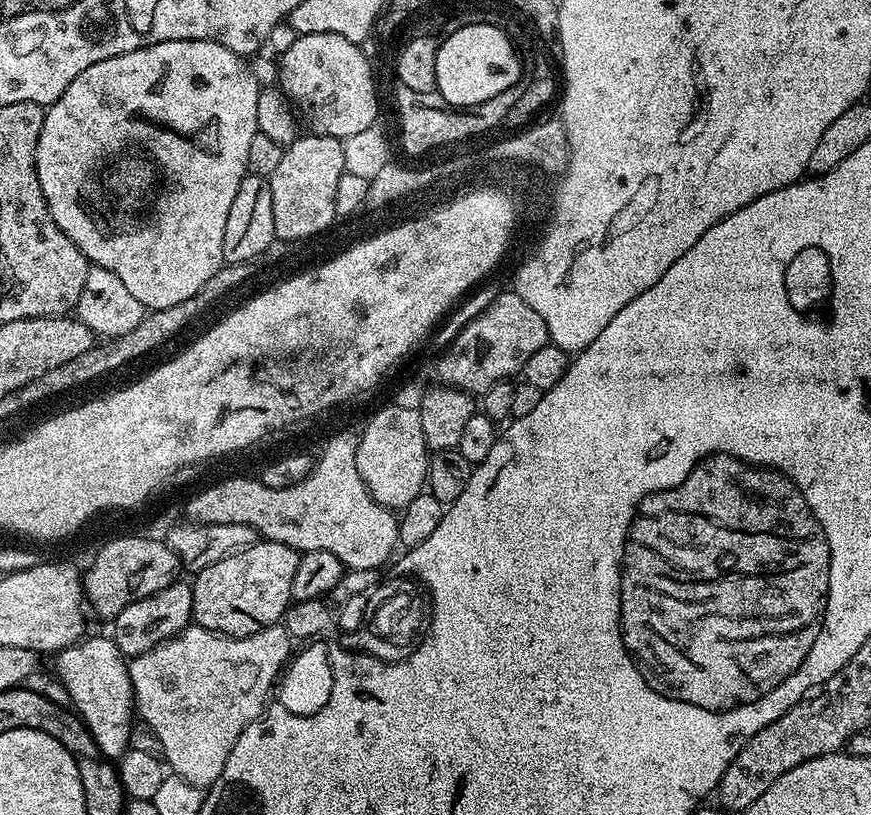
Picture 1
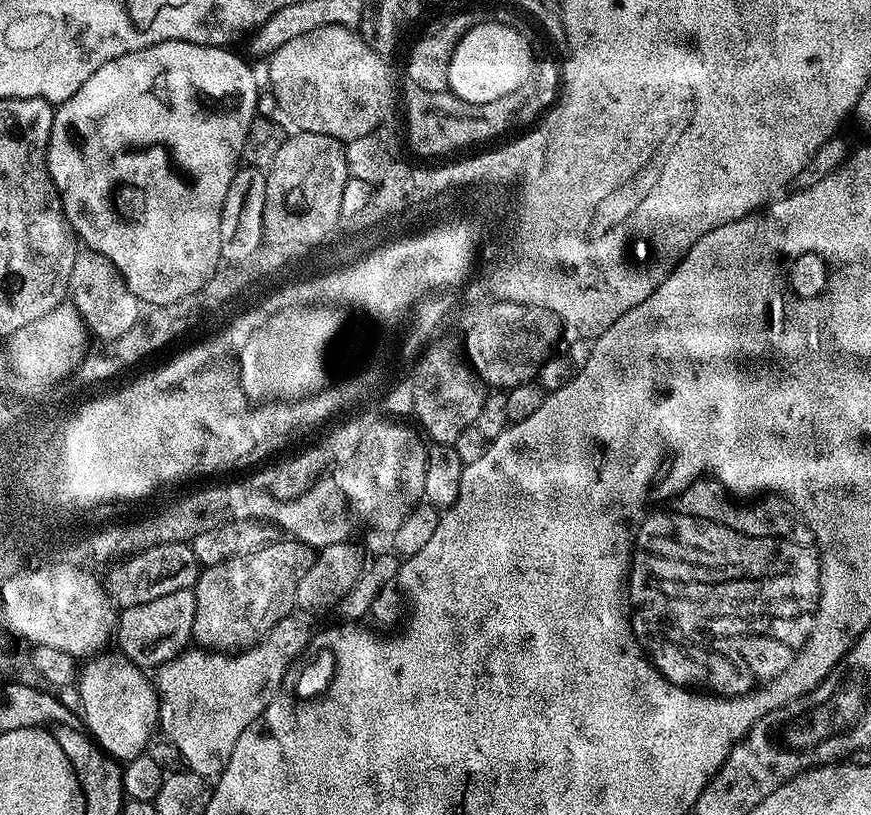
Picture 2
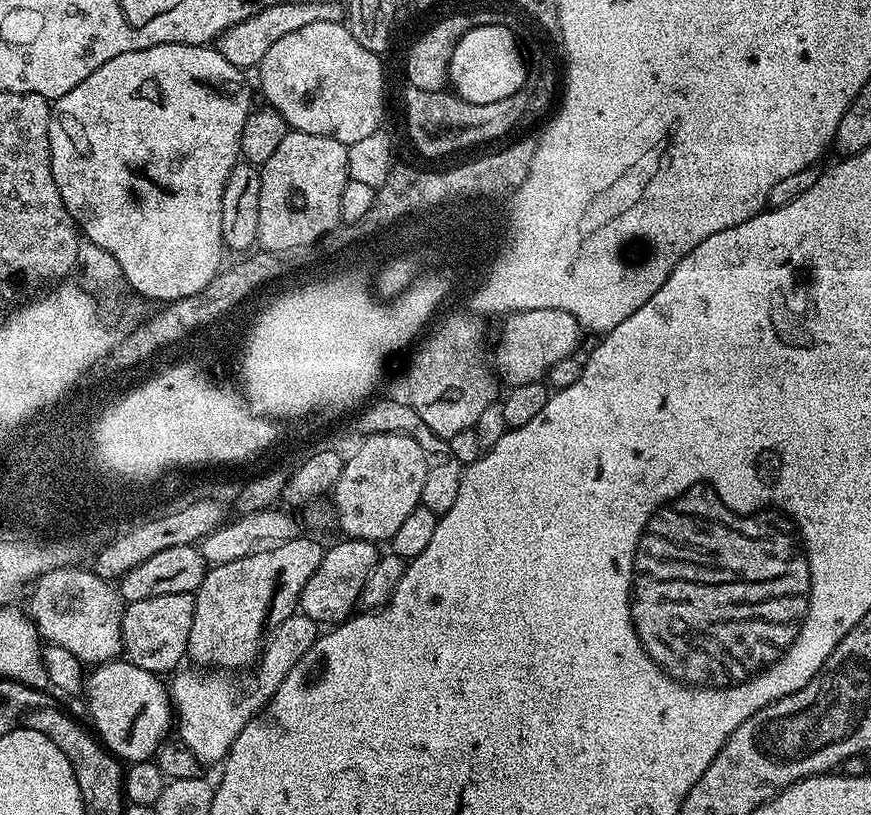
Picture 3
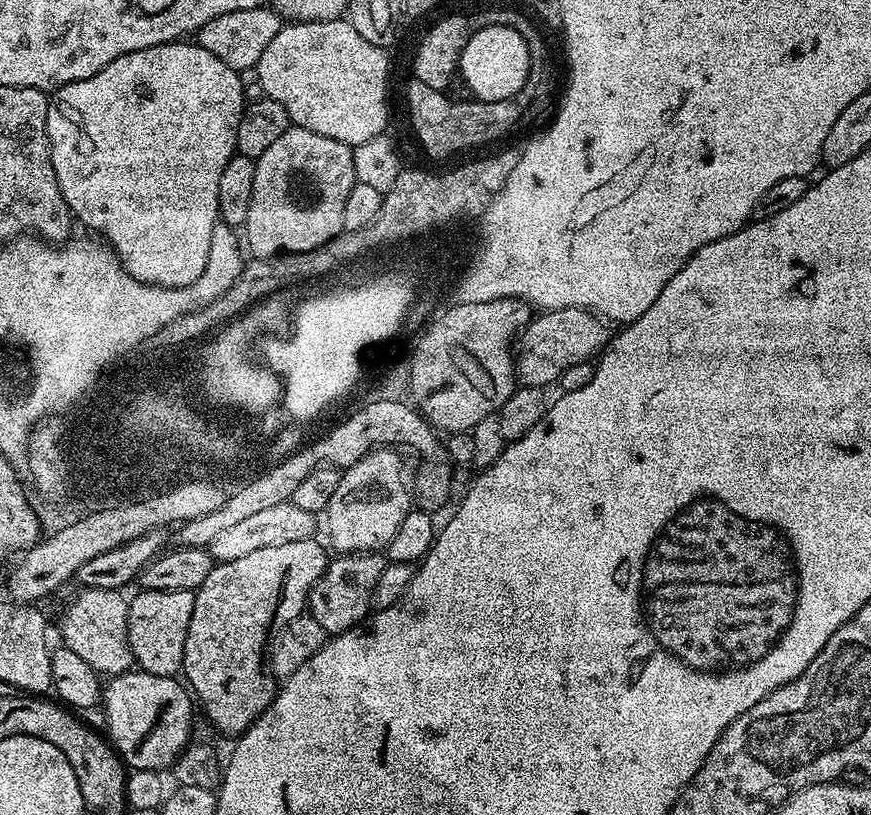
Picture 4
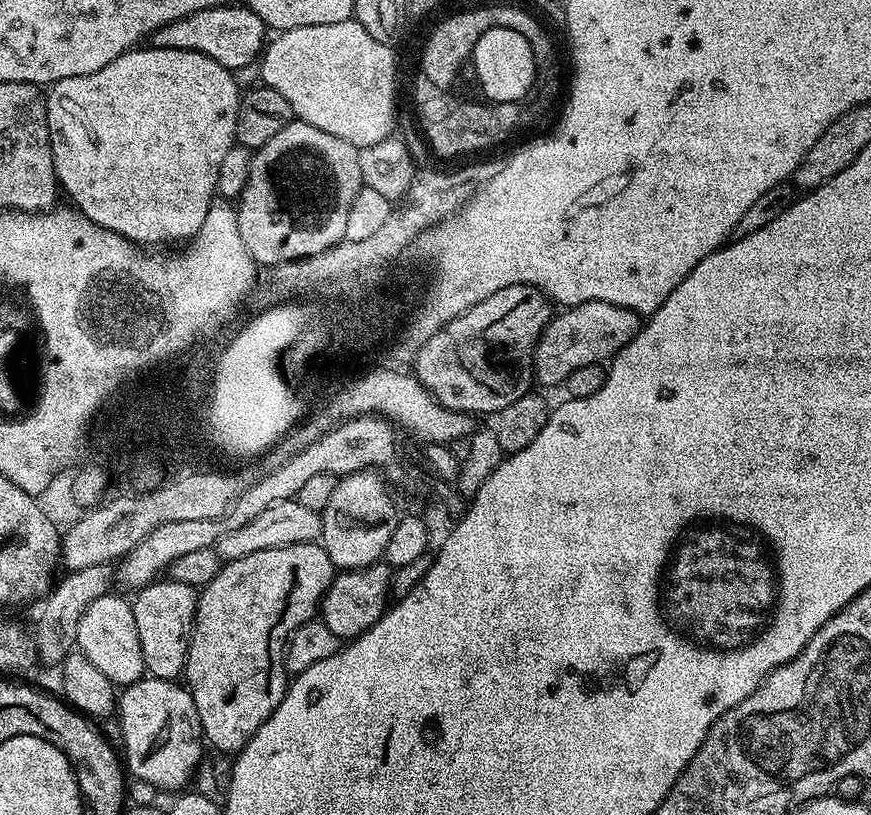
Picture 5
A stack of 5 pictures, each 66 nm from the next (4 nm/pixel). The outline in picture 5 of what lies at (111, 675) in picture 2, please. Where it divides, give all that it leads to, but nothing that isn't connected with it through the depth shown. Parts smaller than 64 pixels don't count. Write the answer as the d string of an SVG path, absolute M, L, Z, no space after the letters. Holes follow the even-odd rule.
M151 678L135 680L119 693L119 716L120 736L124 739L122 760L126 765L127 771L135 779L142 782L150 782L154 787L161 790L167 790L167 788L184 790L193 783L196 767L206 754L206 741L204 732L200 728L198 706L194 706L194 698L188 693L188 689L183 683L174 680L154 680Z

